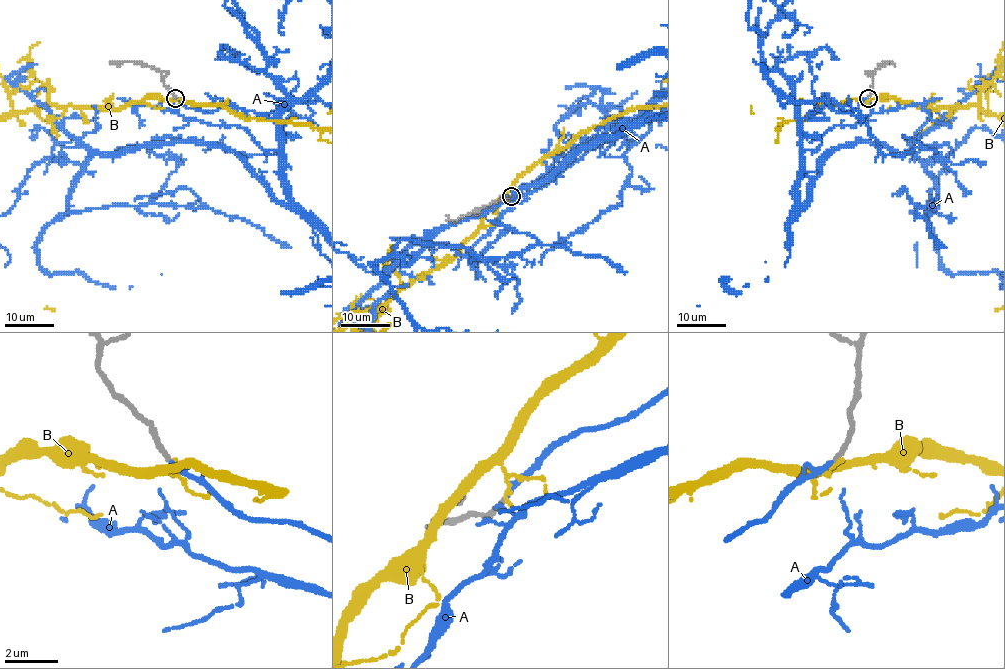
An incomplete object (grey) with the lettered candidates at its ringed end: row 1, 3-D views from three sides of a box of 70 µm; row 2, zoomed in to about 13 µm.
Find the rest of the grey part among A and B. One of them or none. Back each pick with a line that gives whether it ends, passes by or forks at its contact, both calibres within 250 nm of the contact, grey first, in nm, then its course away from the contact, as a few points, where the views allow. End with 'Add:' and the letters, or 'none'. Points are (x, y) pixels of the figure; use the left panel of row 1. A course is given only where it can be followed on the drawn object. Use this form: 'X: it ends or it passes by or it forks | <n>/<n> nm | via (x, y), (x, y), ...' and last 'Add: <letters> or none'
A: it forks | 180/120 nm | via (175, 97), (273, 119), (290, 204), (222, 147), (96, 152), (37, 263)
Add: A

